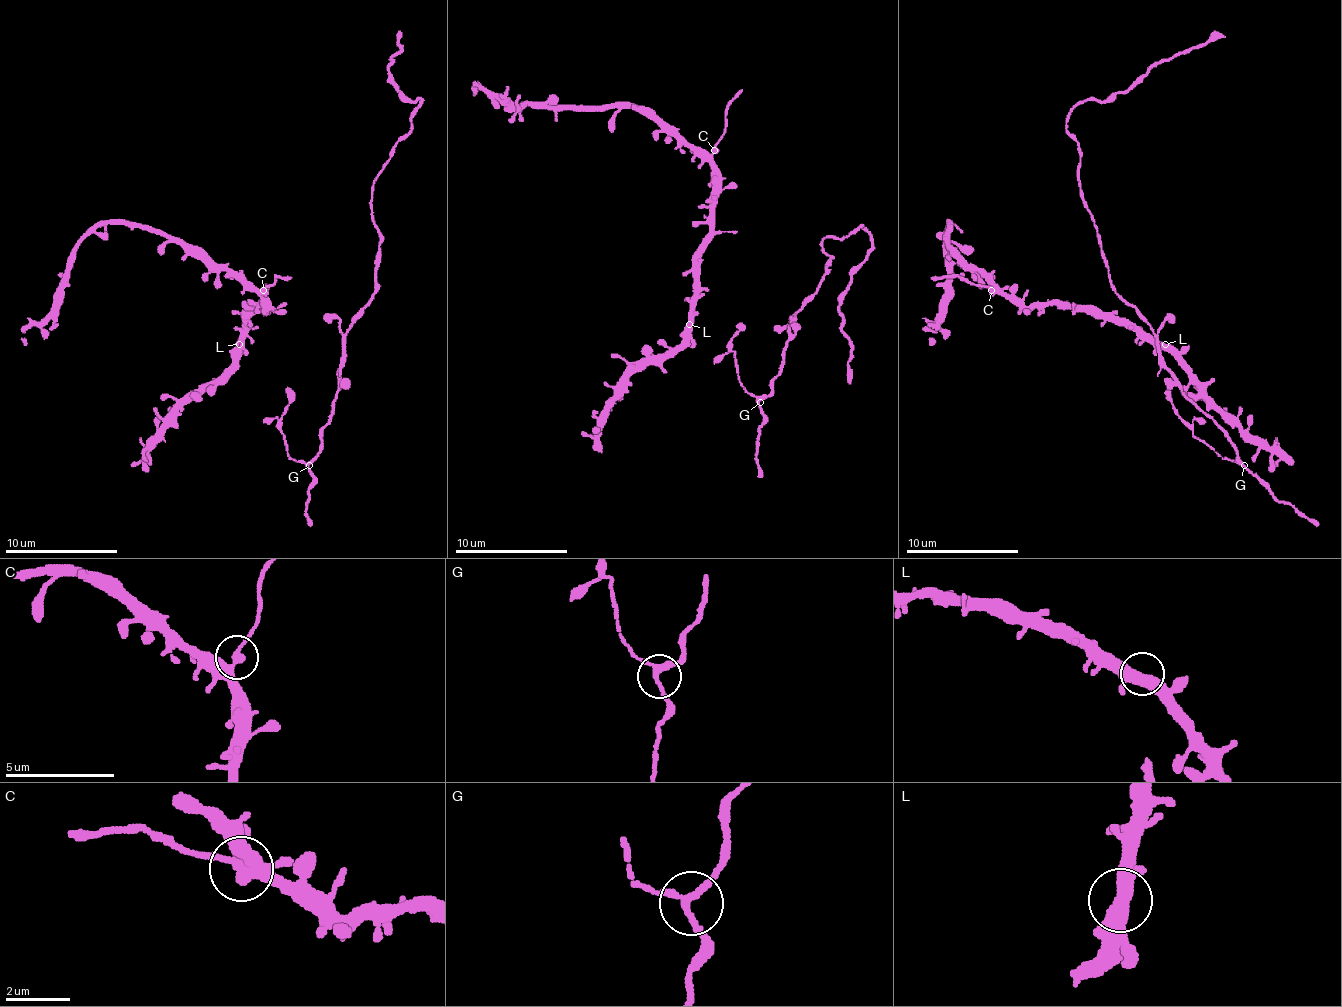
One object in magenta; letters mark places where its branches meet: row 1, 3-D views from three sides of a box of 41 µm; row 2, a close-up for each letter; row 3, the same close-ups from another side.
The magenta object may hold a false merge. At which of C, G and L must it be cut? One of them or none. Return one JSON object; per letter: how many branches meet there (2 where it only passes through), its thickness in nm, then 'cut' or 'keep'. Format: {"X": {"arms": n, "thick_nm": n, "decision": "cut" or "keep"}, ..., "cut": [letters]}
{"C": {"arms": 3, "thick_nm": 280, "decision": "cut"}, "G": {"arms": 3, "thick_nm": 200, "decision": "keep"}, "L": {"arms": 3, "thick_nm": 400, "decision": "keep"}, "cut": ["C"]}

